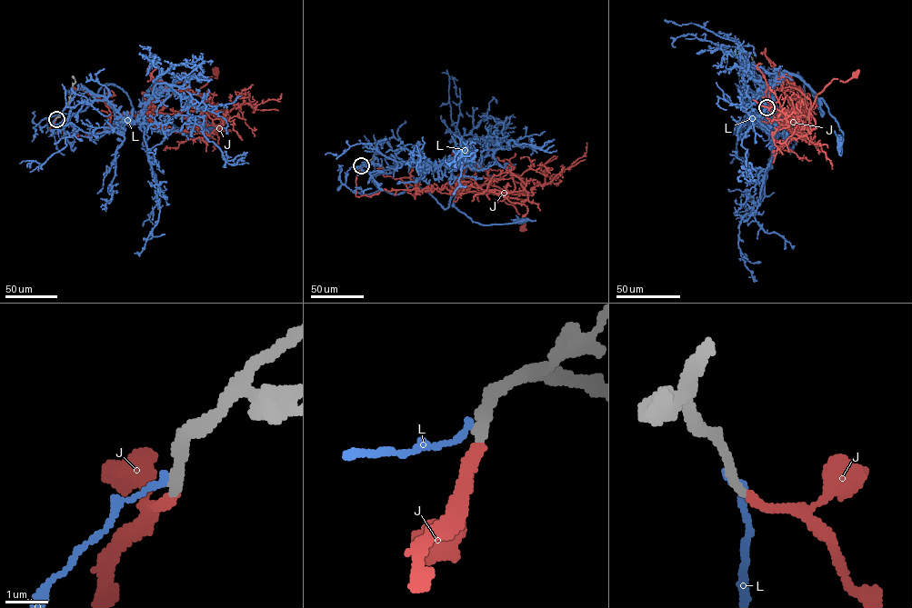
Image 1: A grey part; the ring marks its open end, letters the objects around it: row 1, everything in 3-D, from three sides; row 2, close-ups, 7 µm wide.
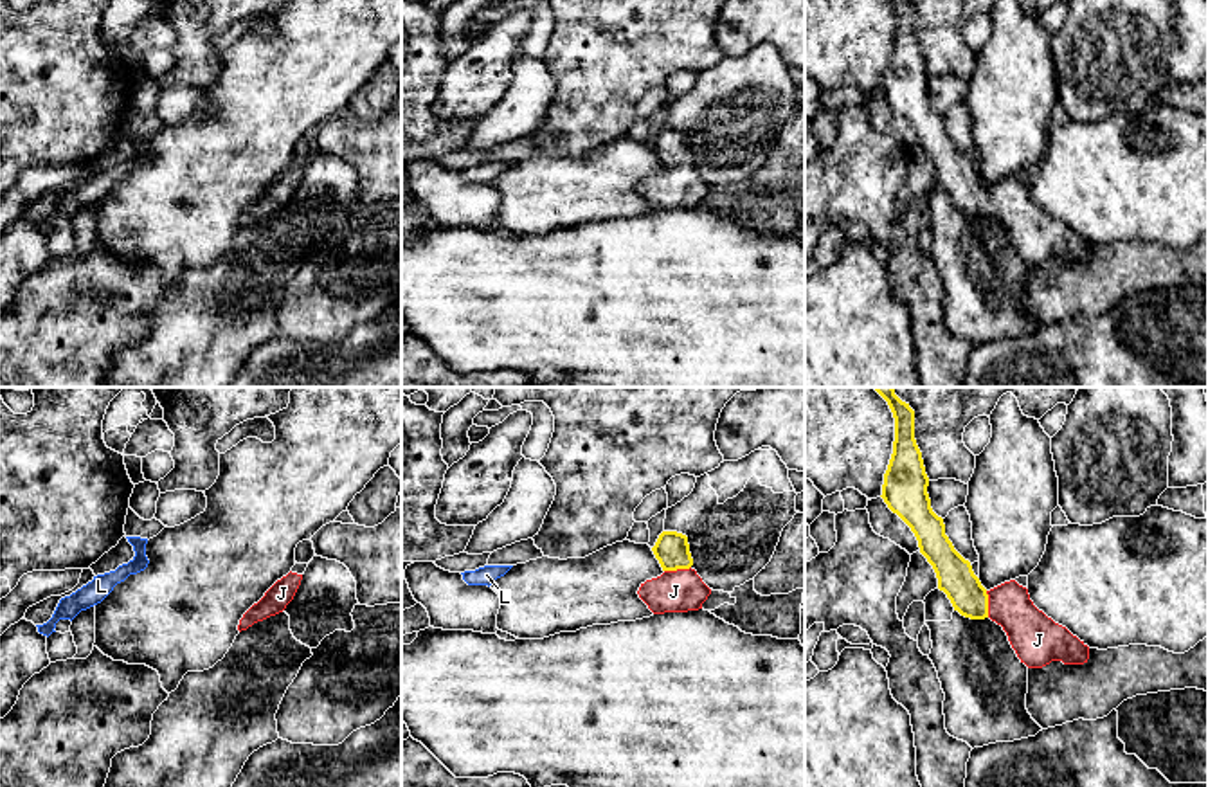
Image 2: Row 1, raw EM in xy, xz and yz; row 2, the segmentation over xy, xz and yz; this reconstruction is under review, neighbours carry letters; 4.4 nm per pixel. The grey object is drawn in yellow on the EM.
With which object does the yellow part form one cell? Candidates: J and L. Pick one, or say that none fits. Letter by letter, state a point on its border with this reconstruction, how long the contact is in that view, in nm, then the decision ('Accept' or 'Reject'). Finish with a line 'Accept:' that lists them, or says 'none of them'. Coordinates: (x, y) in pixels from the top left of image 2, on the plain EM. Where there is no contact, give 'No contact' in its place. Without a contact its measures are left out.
J: Touches yellow at xz (677, 164). Shared border 120 nm. Accept
L: No contact. Reject
Accept: J

